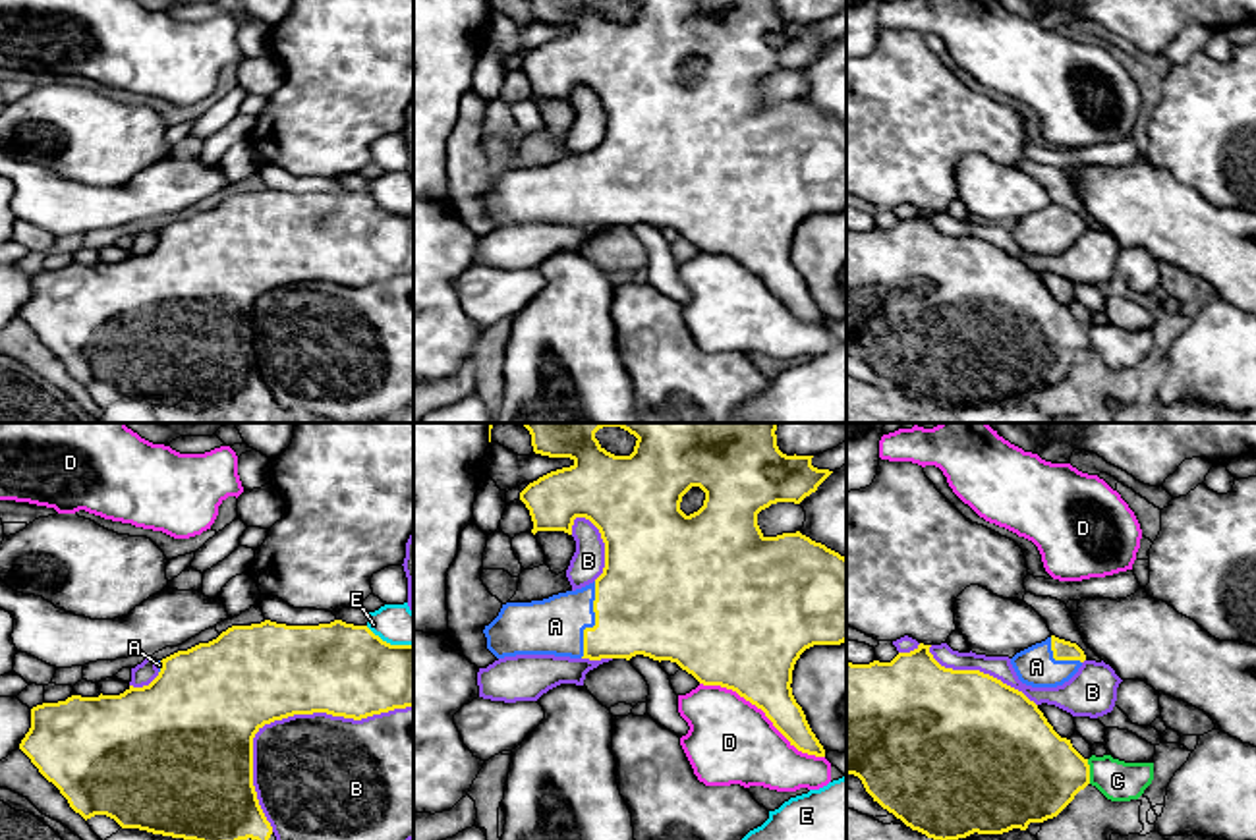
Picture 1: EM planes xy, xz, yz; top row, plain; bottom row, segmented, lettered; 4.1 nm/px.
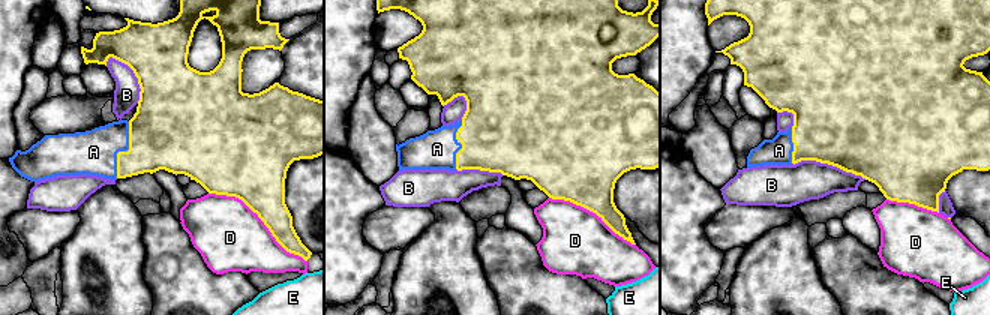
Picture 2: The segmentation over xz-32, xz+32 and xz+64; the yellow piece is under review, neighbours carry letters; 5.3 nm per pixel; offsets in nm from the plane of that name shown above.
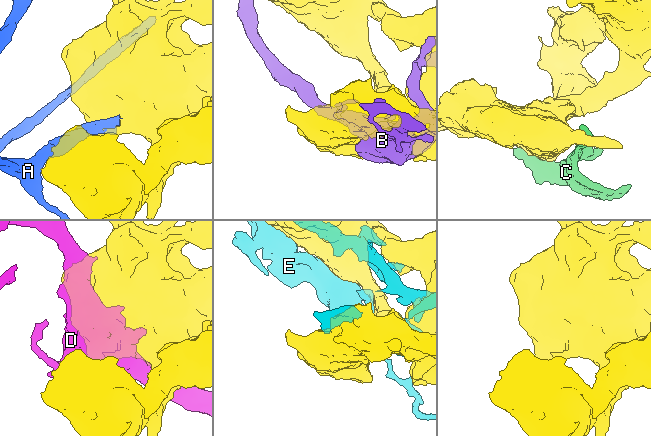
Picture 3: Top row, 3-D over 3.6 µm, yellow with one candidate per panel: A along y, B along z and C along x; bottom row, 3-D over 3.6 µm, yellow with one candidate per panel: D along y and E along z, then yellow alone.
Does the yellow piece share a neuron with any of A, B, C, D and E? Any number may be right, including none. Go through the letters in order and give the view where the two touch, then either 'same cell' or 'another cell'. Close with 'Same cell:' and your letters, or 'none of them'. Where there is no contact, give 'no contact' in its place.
A: contact in xz; same cell
B: contact in xy; another cell
C: contact in yz; another cell
D: contact in xz; another cell
E: contact in xy; another cell
Same cell: A

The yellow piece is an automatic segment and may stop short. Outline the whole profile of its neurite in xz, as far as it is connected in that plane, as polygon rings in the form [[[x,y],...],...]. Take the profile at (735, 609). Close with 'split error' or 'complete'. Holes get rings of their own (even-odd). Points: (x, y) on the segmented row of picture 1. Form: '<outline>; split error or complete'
[[[518,423],[531,434],[535,454],[570,458],[574,463],[529,483],[520,500],[537,531],[572,535],[576,518],[589,519],[605,543],[603,574],[589,585],[531,602],[506,602],[485,626],[487,649],[497,657],[555,655],[570,658],[626,658],[636,655],[676,662],[703,686],[721,686],[765,713],[798,751],[825,757],[802,707],[792,695],[792,670],[814,645],[846,641],[846,558],[810,537],[765,537],[757,514],[777,502],[800,504],[833,473],[812,465],[814,456],[786,456],[777,446],[777,423]],[[620,427],[634,434],[630,456],[607,452],[595,433]],[[699,487],[703,506],[686,516],[682,496]]]; split error

